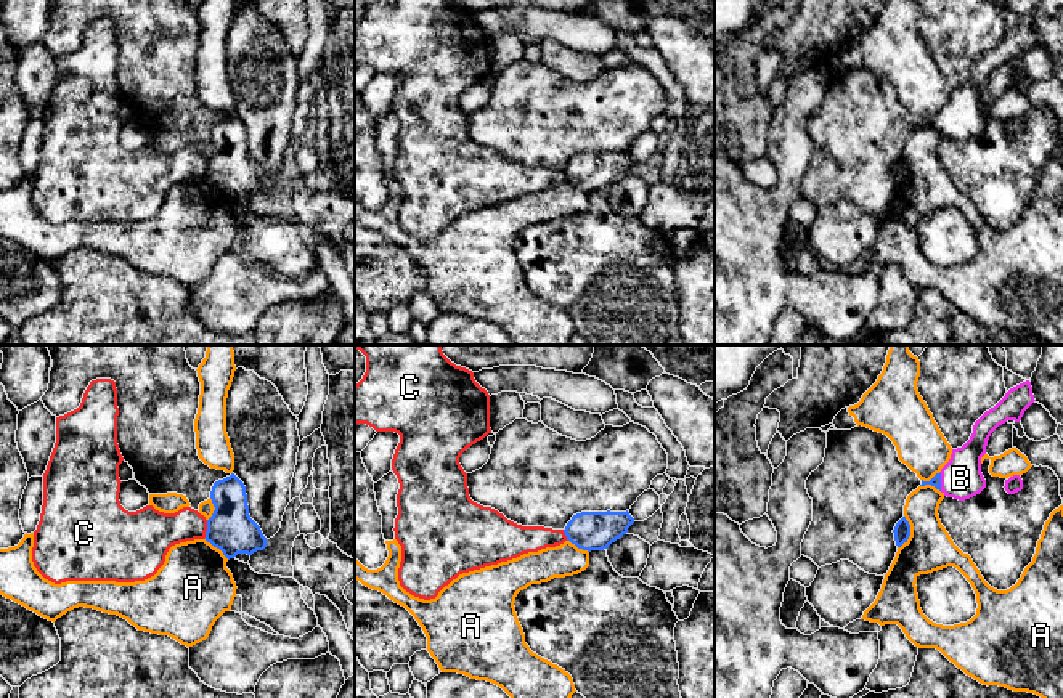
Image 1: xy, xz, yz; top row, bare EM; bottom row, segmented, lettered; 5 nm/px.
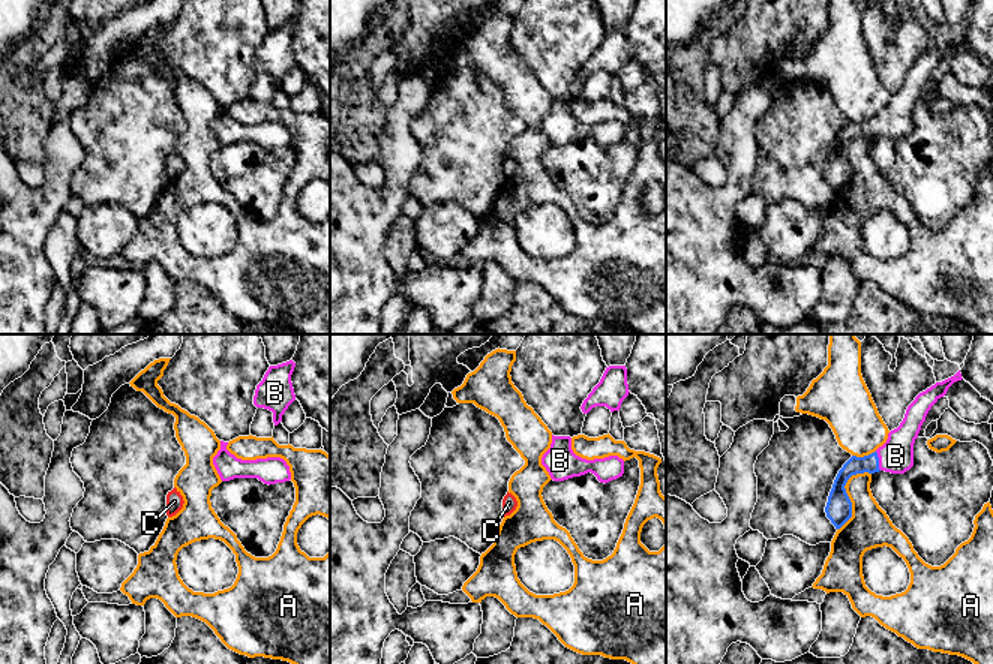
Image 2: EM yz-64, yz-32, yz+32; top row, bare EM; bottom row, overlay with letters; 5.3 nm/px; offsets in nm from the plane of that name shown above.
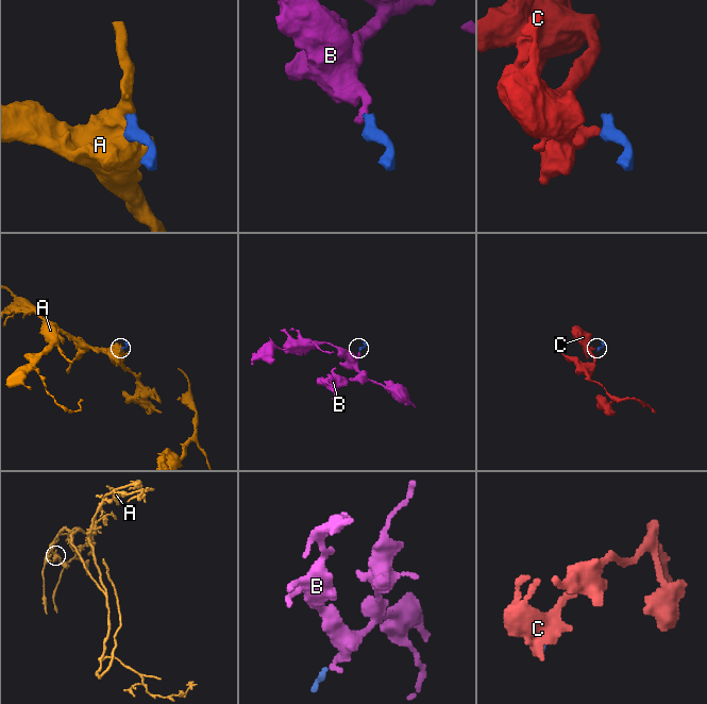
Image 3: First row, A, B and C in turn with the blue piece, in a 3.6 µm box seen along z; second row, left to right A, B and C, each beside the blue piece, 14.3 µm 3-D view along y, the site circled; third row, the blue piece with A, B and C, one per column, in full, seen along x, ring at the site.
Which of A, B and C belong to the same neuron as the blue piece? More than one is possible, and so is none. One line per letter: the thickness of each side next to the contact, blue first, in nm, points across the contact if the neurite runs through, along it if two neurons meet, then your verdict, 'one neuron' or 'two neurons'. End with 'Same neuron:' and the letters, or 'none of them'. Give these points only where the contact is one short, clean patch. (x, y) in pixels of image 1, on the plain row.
A: 50/180 nm | along yz (922, 119), (940, 132) | two neurons
B: 50/200 nm | across yz (935, 122), (940, 122), (961, 119) | one neuron
C: 240/200 nm | along xy (207, 161), (207, 170), (203, 178) | two neurons
Same neuron: B

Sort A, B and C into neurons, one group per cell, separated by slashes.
A / B / C

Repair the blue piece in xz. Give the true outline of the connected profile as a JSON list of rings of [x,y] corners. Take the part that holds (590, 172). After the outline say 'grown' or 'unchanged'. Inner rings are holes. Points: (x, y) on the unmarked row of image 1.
[[[581,152],[572,157],[564,173],[567,181],[583,191],[604,191],[628,173],[634,164],[629,152]]]; unchanged

